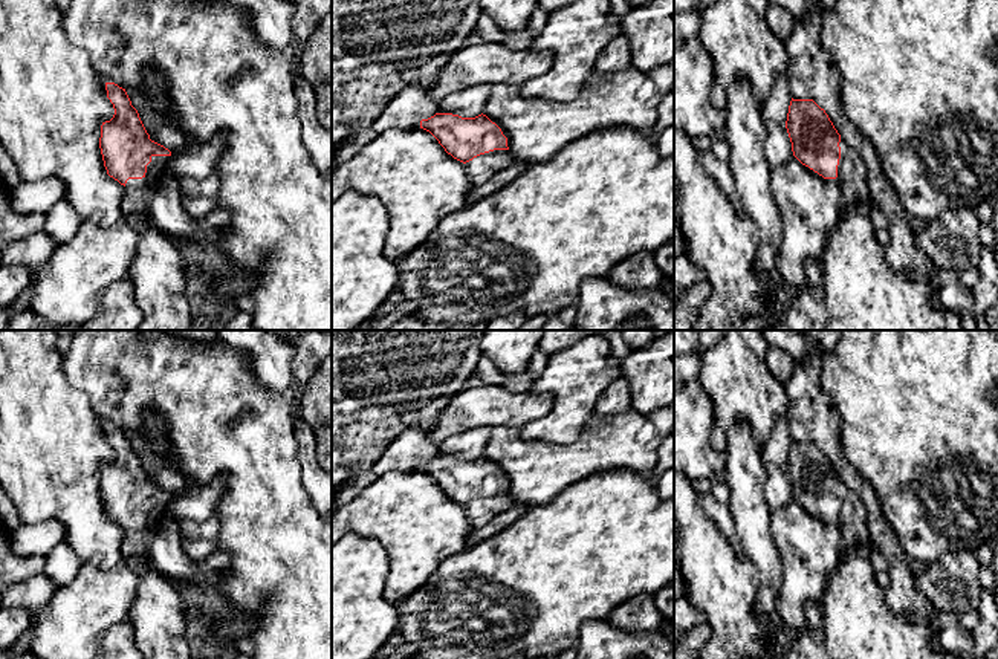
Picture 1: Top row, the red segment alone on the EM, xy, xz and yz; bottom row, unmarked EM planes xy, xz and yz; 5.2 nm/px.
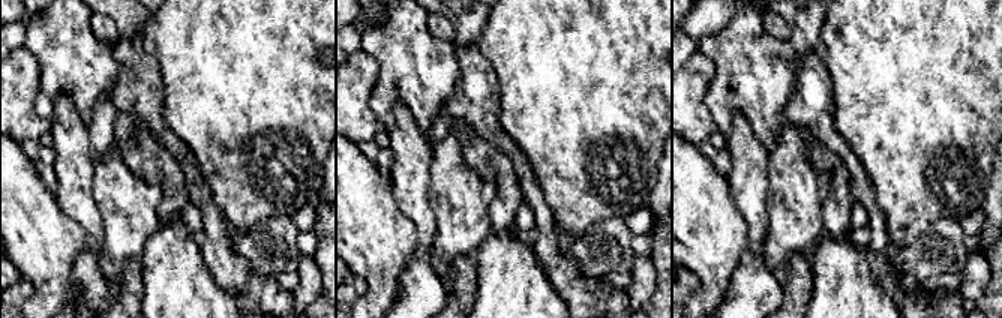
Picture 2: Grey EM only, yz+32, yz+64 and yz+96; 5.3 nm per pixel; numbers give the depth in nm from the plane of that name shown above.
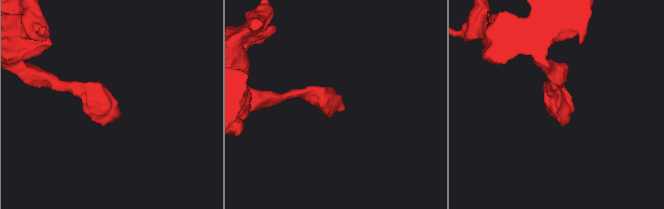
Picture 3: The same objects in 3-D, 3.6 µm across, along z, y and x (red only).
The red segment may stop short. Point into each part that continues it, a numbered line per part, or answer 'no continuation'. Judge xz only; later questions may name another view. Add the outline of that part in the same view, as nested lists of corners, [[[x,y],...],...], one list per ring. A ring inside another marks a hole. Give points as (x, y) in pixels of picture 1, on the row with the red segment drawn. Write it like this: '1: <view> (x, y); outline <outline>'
1: xz (483, 167); outline [[[494,150],[466,162],[468,176],[477,187],[494,177],[500,170],[510,165],[514,156],[509,150]]]

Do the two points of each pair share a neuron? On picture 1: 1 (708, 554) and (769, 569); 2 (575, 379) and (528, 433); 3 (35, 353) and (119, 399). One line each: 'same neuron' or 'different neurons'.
1: different neurons
2: same neuron
3: different neurons

